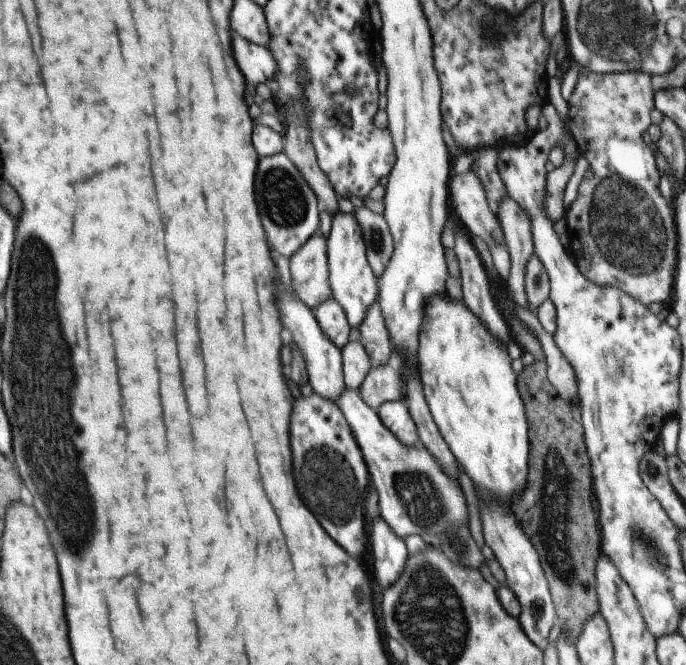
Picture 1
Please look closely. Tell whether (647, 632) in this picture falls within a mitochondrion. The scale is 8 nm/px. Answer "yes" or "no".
no

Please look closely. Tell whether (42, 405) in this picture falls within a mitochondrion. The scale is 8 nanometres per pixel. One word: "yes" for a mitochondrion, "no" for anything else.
yes

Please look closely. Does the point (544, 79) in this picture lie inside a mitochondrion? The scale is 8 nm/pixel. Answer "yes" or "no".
no

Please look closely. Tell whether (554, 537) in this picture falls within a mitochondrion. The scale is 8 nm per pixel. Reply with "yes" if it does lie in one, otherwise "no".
yes

